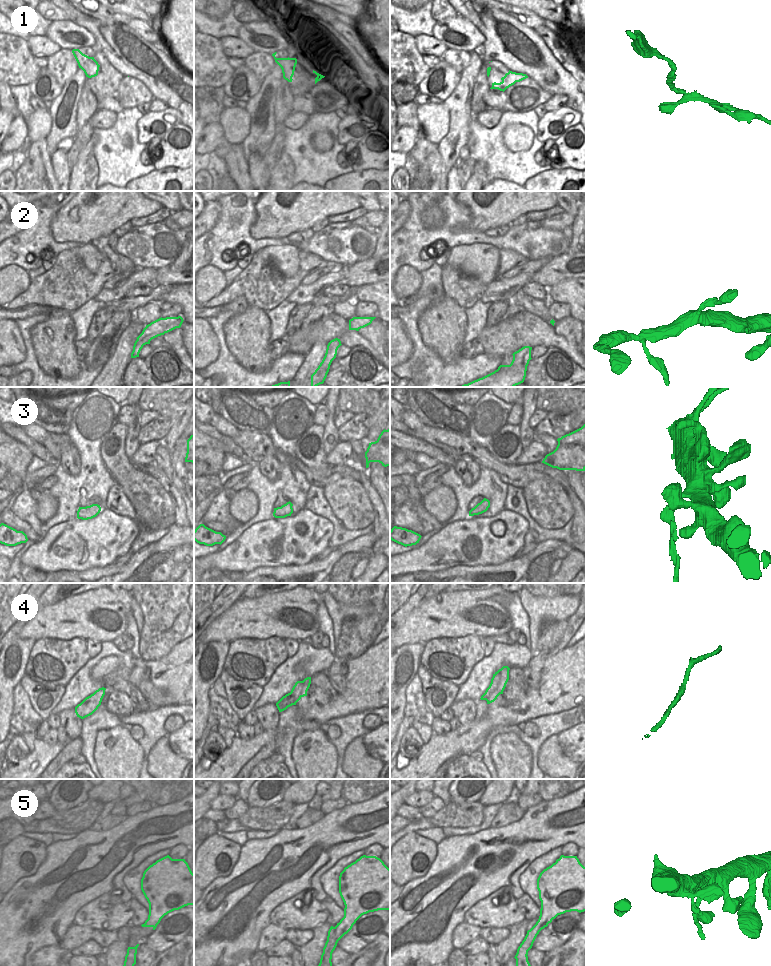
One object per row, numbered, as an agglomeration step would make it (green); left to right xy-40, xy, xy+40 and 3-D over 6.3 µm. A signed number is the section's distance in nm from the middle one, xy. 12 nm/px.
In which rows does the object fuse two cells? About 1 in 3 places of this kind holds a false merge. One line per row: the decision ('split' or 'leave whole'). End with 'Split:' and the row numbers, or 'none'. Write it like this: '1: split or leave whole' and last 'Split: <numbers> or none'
1: leave whole
2: leave whole
3: split
4: leave whole
5: leave whole
Split: 3

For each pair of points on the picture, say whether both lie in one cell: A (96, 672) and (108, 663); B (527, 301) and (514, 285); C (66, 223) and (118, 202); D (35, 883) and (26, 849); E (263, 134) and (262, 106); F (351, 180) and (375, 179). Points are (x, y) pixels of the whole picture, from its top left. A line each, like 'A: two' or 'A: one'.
A: one
B: two
C: one
D: two
E: one
F: one

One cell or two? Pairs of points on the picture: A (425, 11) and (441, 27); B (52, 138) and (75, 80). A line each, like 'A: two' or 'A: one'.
A: two
B: one

